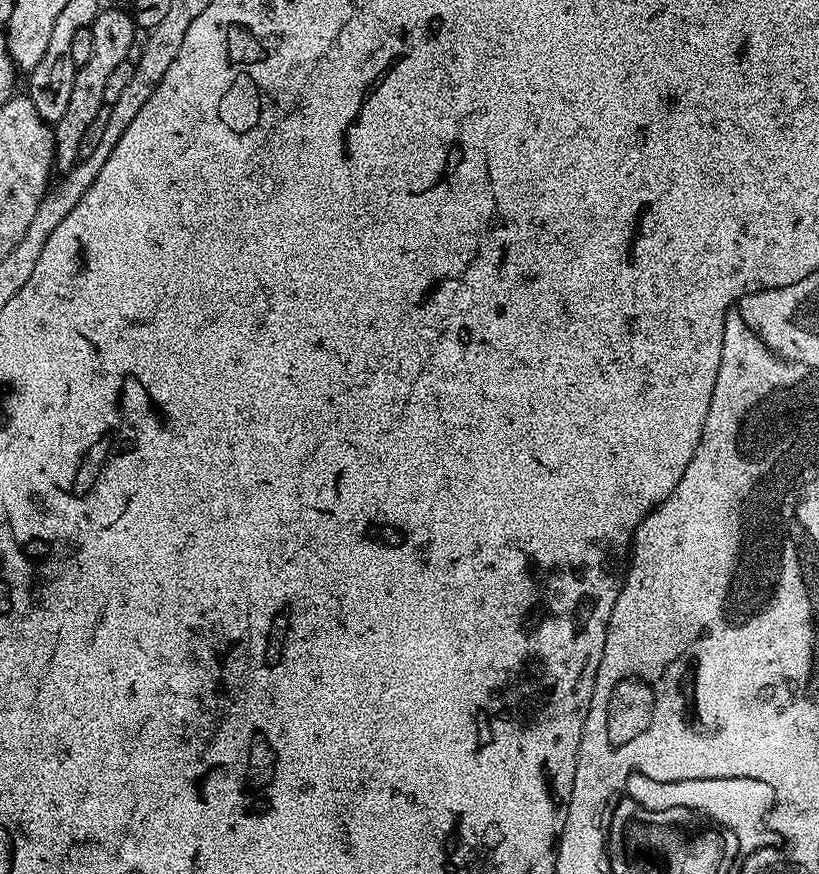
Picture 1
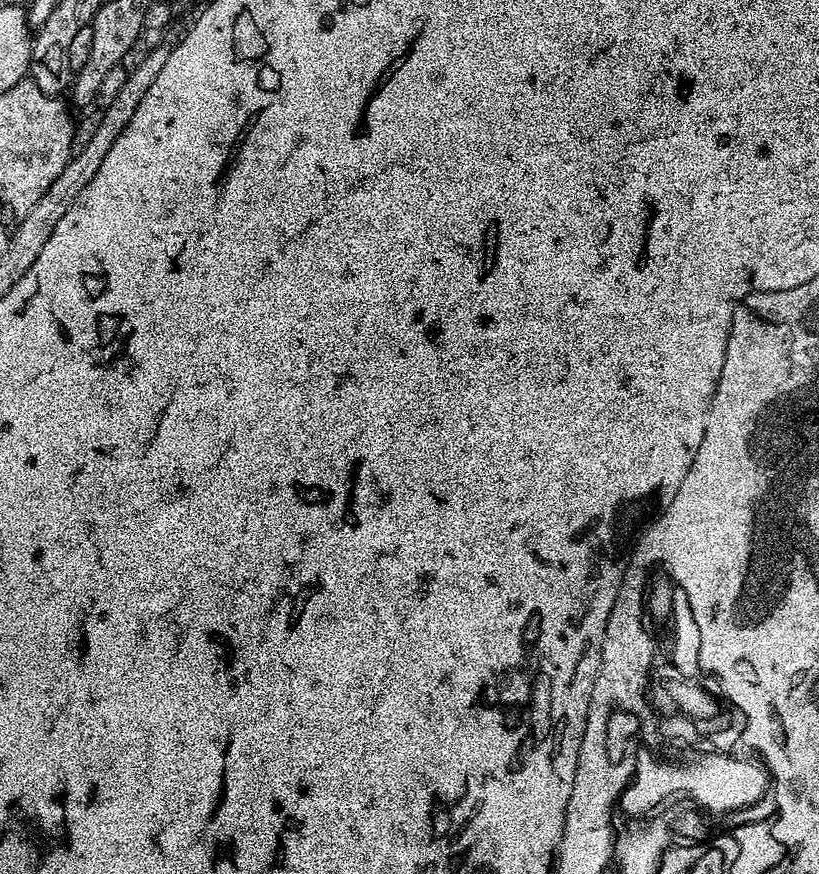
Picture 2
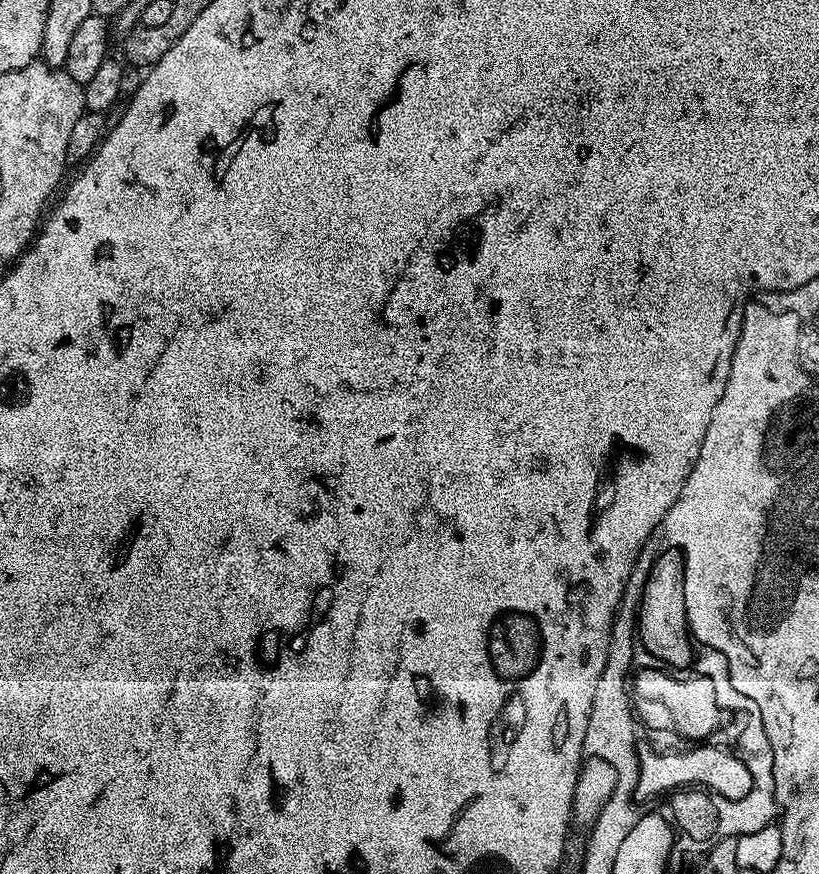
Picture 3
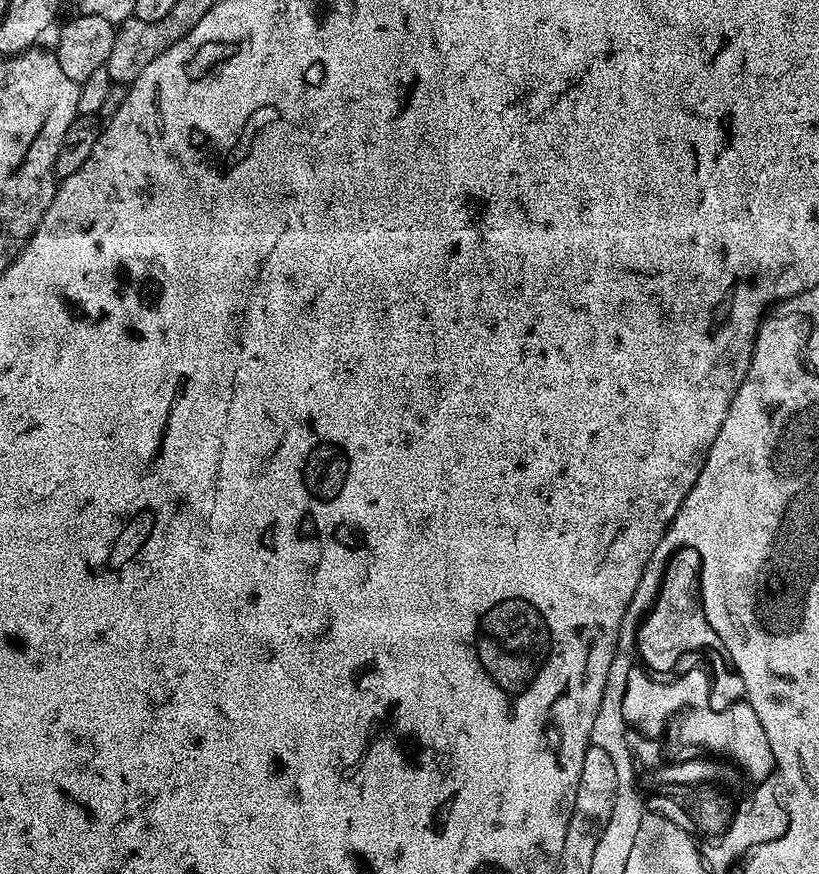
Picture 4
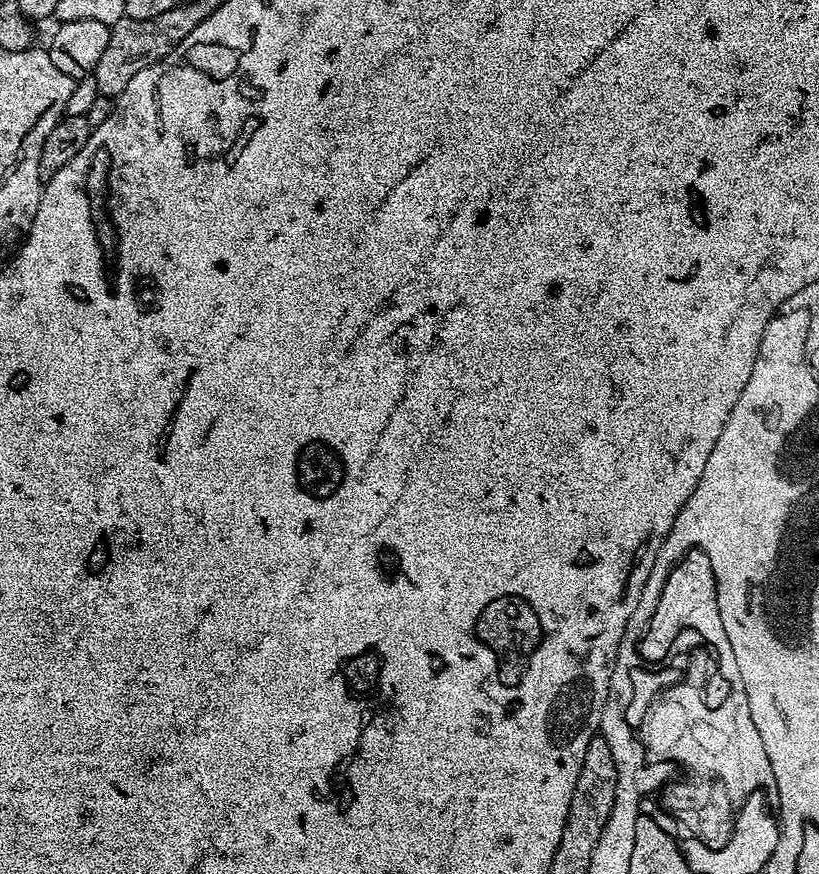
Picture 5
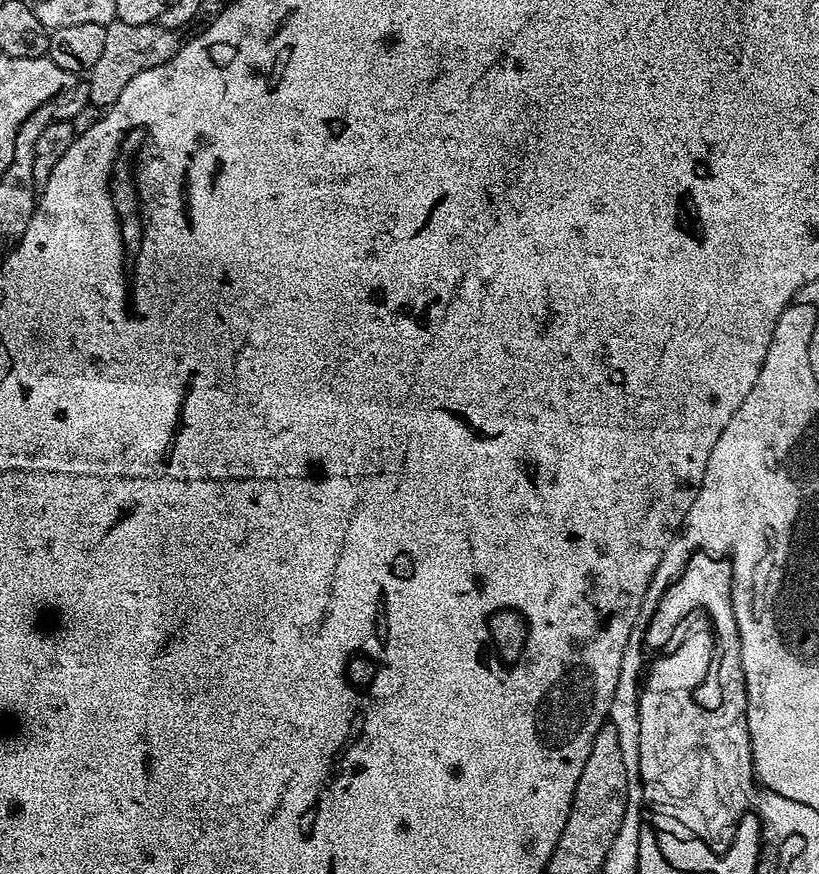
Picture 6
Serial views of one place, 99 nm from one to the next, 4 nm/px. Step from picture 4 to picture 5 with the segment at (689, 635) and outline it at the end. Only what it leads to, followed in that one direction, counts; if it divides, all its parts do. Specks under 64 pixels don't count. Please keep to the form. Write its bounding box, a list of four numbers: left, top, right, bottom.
[646,554,722,658]

